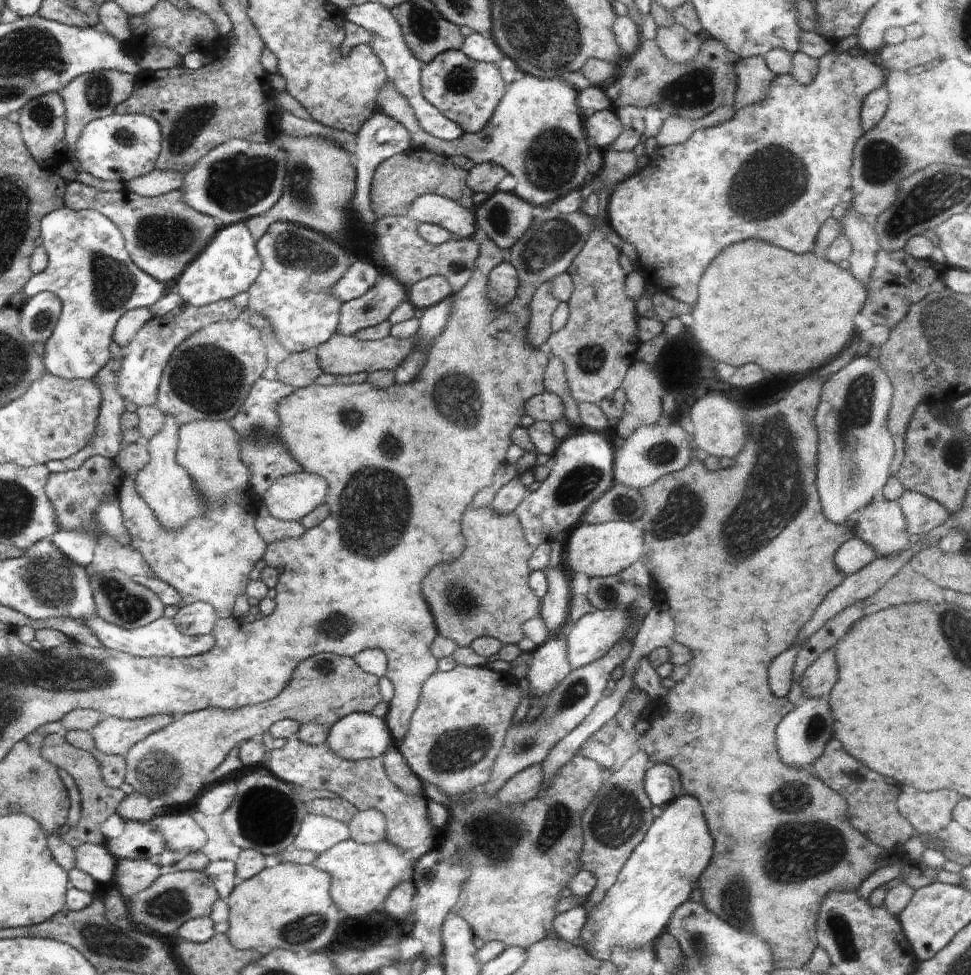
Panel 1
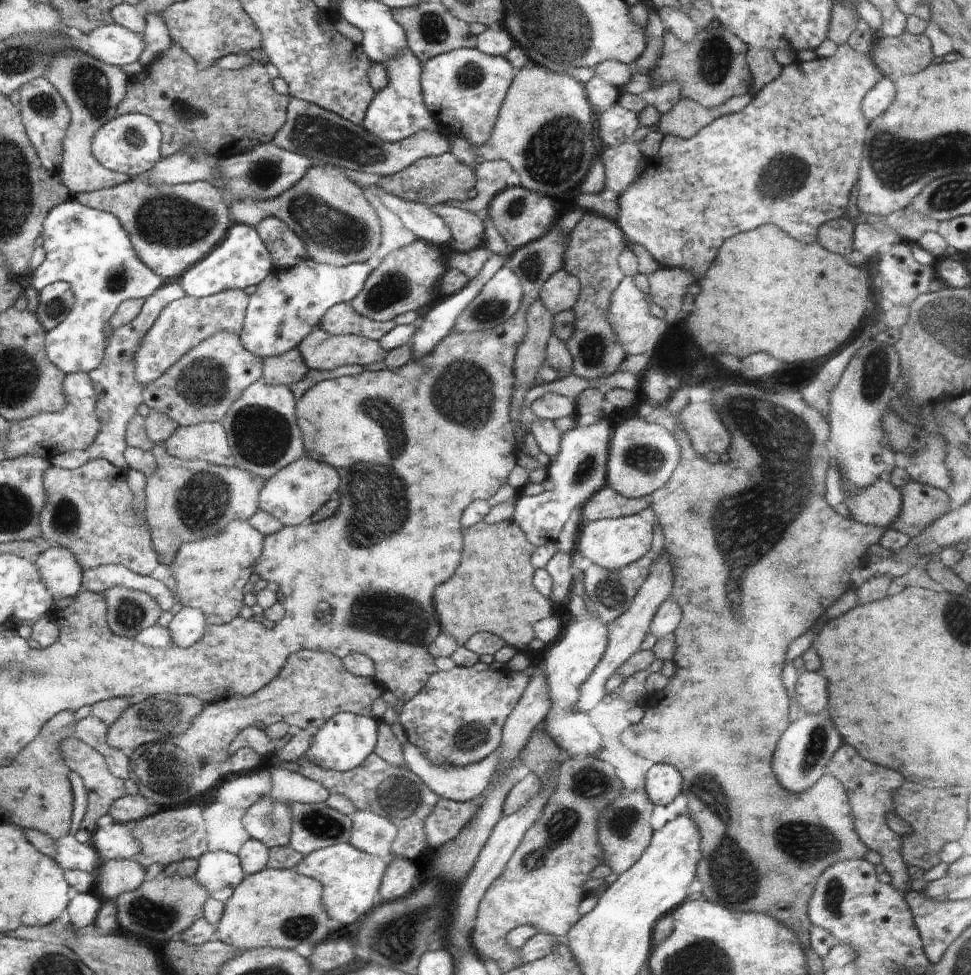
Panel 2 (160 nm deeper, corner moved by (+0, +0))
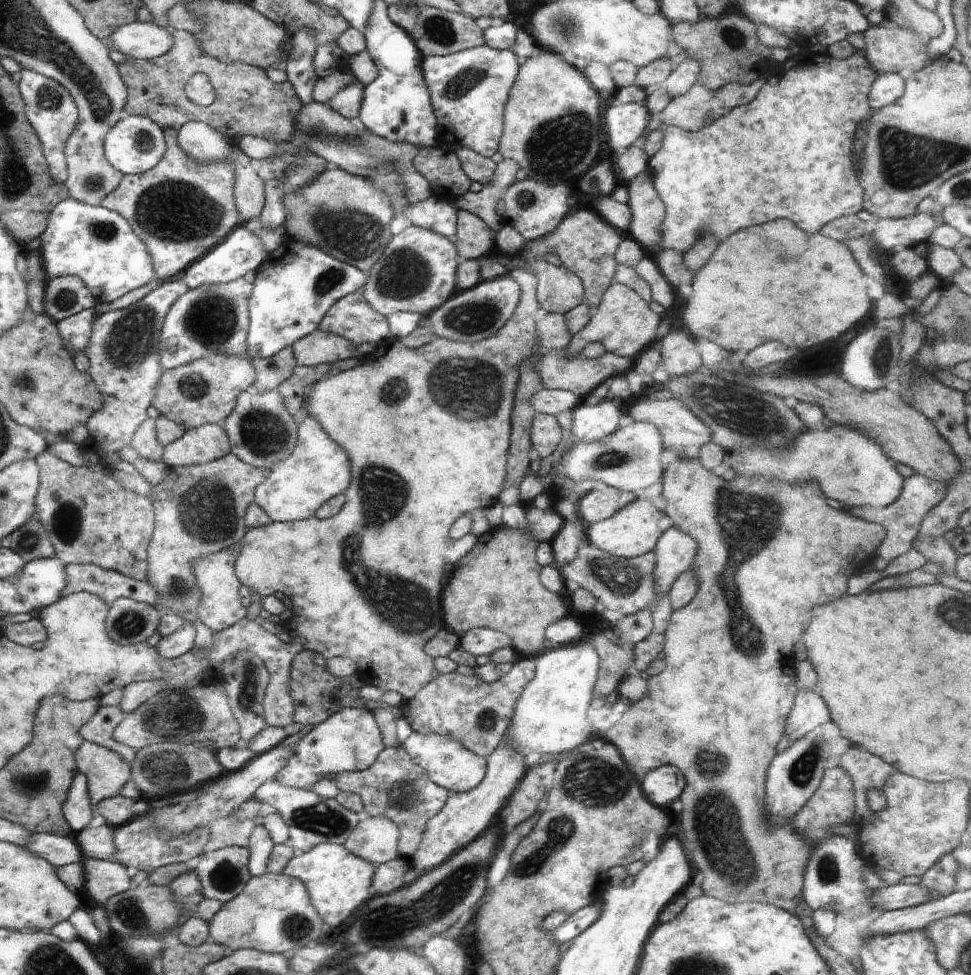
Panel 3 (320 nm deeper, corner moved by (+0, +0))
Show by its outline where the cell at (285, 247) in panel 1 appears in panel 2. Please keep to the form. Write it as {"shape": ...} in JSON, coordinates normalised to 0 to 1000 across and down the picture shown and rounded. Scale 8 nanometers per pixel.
{"shape":[[[283,222],[271,224],[264,232],[268,246],[275,252],[283,275],[300,276],[319,266],[312,246]]]}

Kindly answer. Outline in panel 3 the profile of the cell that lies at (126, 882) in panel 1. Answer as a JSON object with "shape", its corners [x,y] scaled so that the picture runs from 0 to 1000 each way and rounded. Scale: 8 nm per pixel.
{"shape":[[[87,878],[88,910],[98,924],[106,928],[114,919],[131,914],[137,908],[136,893],[117,881],[94,881]]]}

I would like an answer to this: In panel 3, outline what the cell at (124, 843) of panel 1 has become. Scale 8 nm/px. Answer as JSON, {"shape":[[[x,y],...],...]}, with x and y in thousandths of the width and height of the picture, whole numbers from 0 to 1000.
{"shape":[[[111,845],[102,848],[87,848],[76,852],[87,878],[94,881],[117,881],[118,880],[118,854],[117,849]]]}

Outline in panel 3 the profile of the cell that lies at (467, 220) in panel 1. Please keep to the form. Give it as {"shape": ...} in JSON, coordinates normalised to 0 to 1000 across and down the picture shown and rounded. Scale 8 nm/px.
{"shape":[[[472,215],[471,237],[467,244],[473,268],[479,266],[493,266],[510,259],[509,238],[491,221],[482,216]]]}

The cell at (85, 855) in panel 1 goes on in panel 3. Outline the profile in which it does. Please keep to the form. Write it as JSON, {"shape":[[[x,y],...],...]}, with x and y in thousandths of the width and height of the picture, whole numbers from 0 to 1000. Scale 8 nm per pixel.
{"shape":[[[32,854],[25,870],[36,879],[48,882],[61,890],[72,885],[82,885],[87,876],[76,856],[62,857],[54,854]]]}

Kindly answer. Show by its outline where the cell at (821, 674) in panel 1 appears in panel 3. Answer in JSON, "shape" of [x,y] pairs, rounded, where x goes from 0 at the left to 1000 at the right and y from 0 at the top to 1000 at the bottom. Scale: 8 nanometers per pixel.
{"shape":[[[822,710],[816,732],[809,741],[809,753],[814,757],[814,763],[826,755],[830,755],[834,749],[844,745],[847,741],[853,741],[855,732],[847,716],[838,710]]]}

